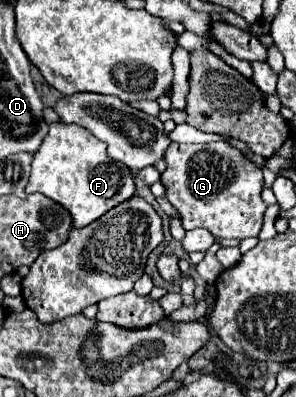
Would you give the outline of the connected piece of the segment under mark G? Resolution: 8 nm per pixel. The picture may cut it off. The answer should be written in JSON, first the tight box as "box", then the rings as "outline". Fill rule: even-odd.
{"box":[160,141,266,237],"outline":[[[222,141],[206,145],[170,143],[164,159],[166,171],[160,181],[166,187],[166,199],[178,211],[186,231],[202,227],[214,237],[258,237],[266,211],[266,203],[260,197],[264,179],[262,171],[238,149]]]}

